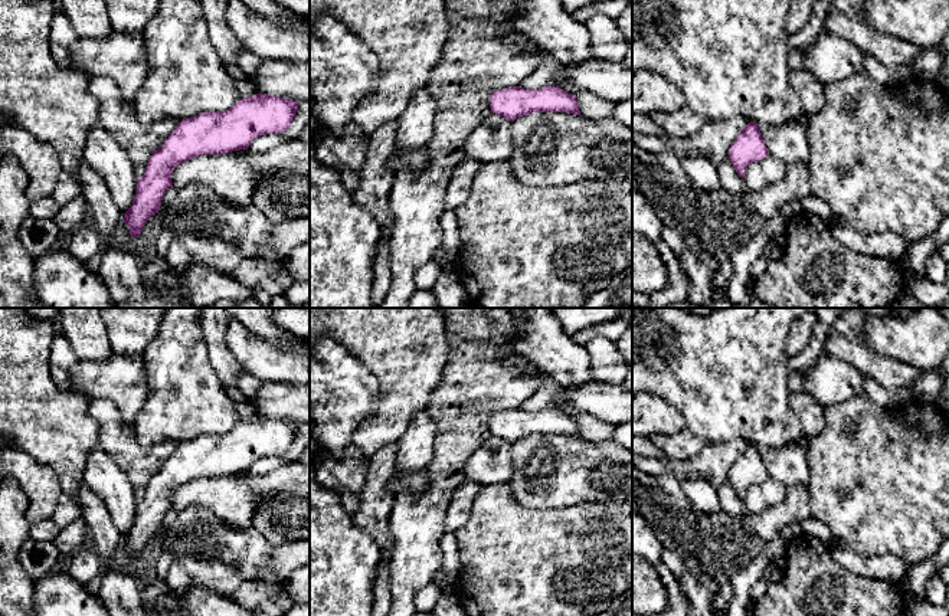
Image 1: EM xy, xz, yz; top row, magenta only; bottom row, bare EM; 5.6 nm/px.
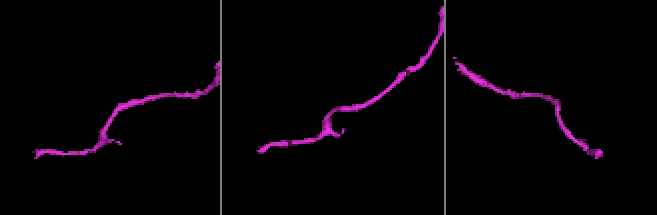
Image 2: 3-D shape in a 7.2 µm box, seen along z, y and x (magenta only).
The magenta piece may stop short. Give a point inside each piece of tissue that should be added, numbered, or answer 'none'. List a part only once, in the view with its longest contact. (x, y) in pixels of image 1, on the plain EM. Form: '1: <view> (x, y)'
none

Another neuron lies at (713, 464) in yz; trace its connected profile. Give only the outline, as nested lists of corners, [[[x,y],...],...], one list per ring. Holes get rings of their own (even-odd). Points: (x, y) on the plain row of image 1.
[[[743,439],[726,443],[706,443],[696,456],[673,461],[671,471],[678,478],[706,479],[719,489],[729,481],[730,468],[749,445]]]

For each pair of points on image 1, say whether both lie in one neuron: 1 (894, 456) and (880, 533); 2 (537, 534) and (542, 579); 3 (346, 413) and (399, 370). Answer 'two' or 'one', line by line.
1: one
2: one
3: two

